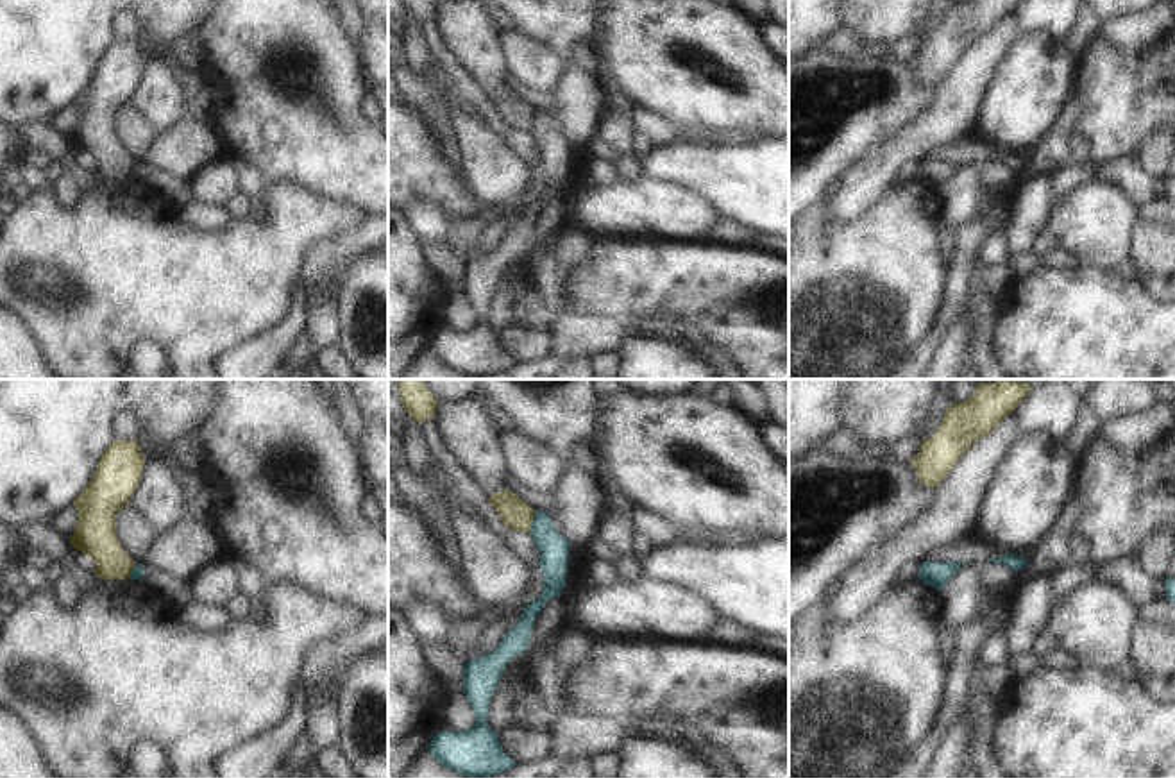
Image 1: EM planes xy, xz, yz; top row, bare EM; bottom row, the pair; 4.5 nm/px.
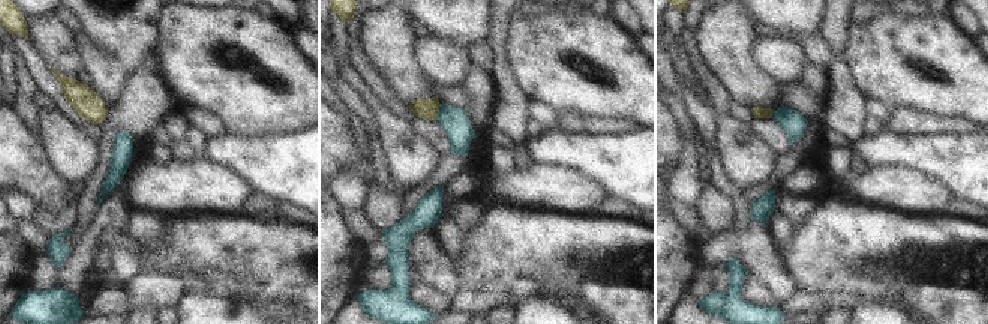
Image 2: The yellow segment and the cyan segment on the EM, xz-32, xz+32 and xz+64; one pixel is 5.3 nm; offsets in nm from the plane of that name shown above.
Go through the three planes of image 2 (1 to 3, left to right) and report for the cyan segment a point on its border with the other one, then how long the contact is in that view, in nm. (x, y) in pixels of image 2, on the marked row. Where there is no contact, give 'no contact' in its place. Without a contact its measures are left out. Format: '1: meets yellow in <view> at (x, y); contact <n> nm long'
1: no contact
2: meets yellow in xz+32 at (438, 113); contact 100 nm long
3: meets yellow in xz+64 at (771, 114); contact 50 nm long

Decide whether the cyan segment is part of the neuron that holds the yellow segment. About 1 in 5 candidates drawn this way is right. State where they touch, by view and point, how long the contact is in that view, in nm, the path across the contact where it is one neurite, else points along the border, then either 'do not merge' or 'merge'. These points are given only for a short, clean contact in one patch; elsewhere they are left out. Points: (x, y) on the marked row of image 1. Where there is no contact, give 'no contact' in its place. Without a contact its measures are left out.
meets yellow in xz at (532, 521); contact 110 nm long; border along xz (537, 510), (528, 532); do not merge

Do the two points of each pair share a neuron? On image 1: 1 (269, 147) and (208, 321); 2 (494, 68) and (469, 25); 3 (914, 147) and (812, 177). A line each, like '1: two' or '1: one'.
1: two
2: one
3: two

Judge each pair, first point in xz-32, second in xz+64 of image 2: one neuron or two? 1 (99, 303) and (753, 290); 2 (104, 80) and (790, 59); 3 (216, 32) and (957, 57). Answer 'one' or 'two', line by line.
1: one
2: one
3: one

